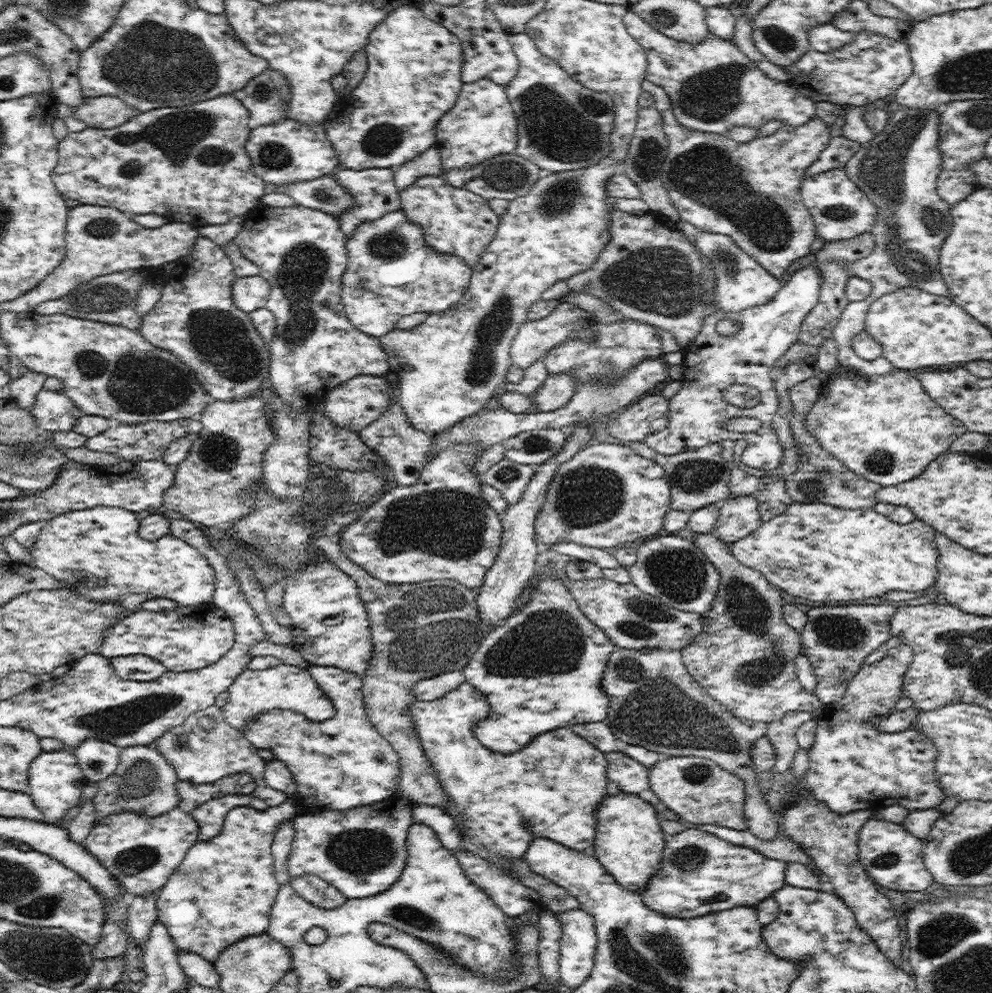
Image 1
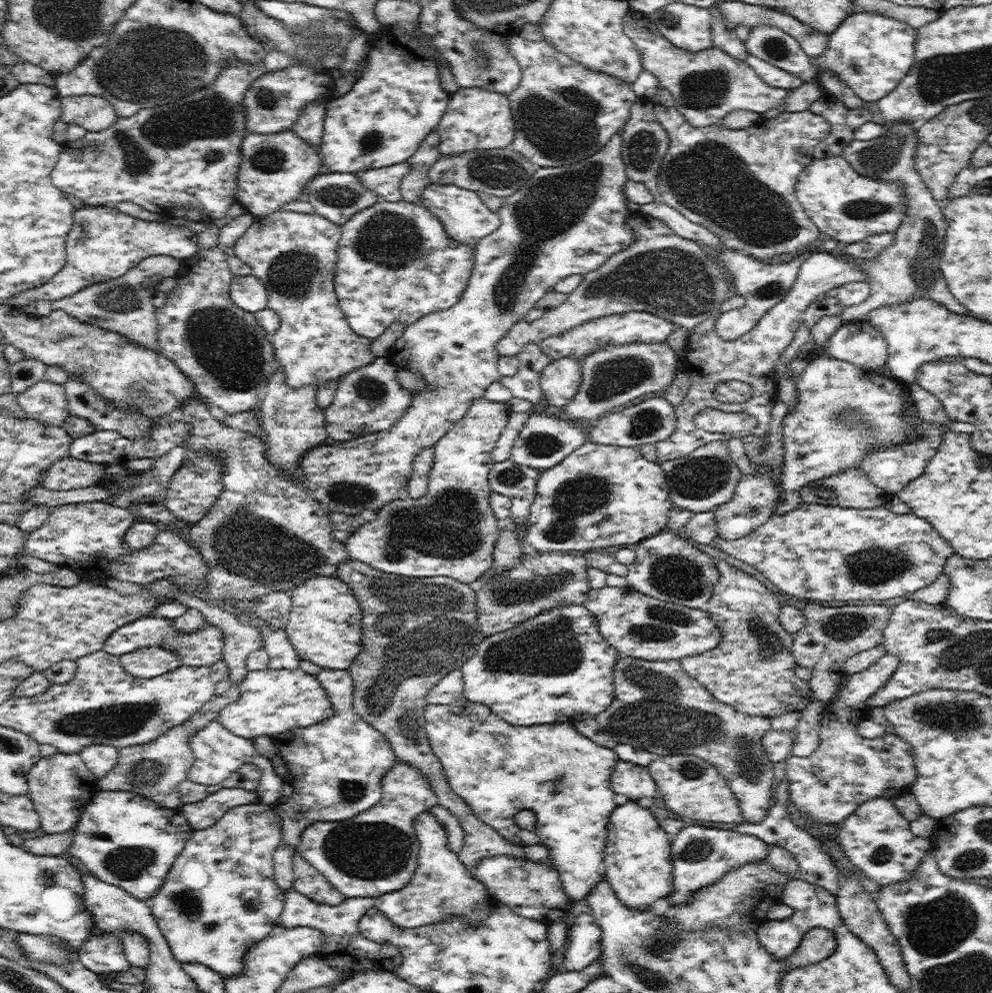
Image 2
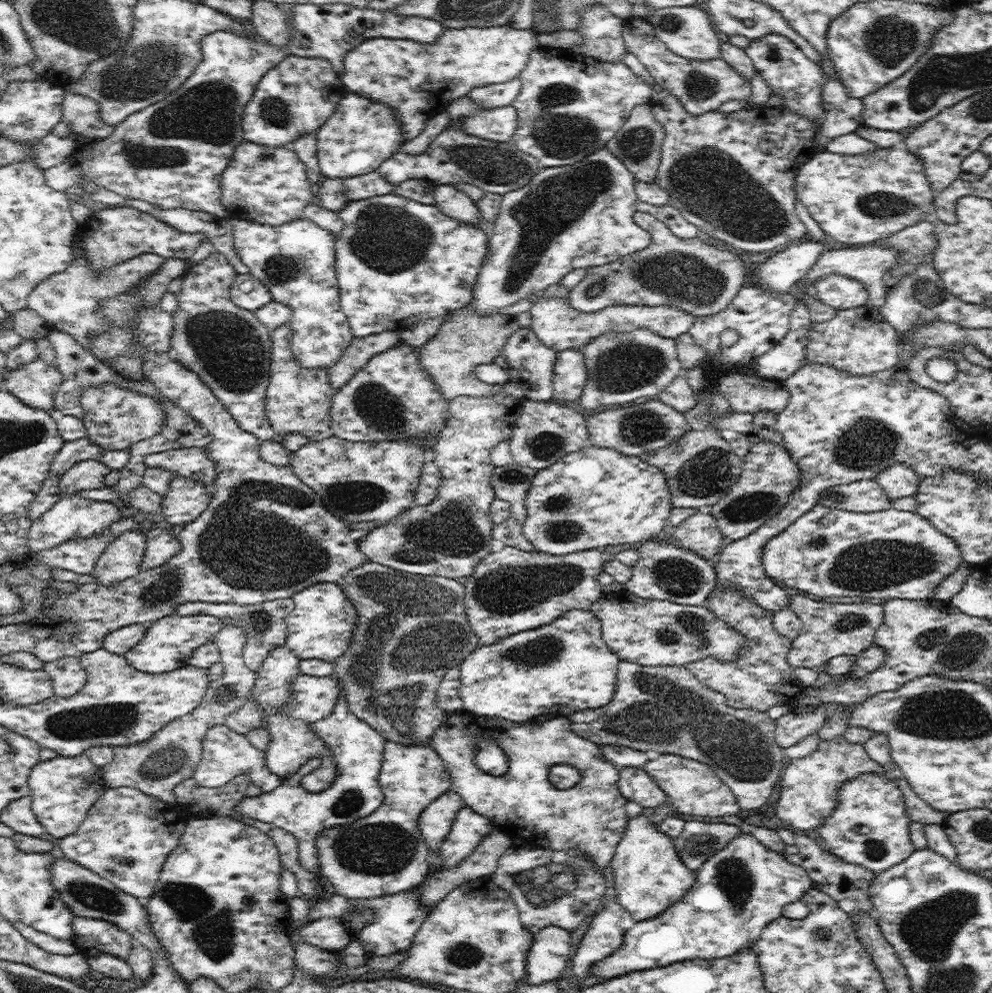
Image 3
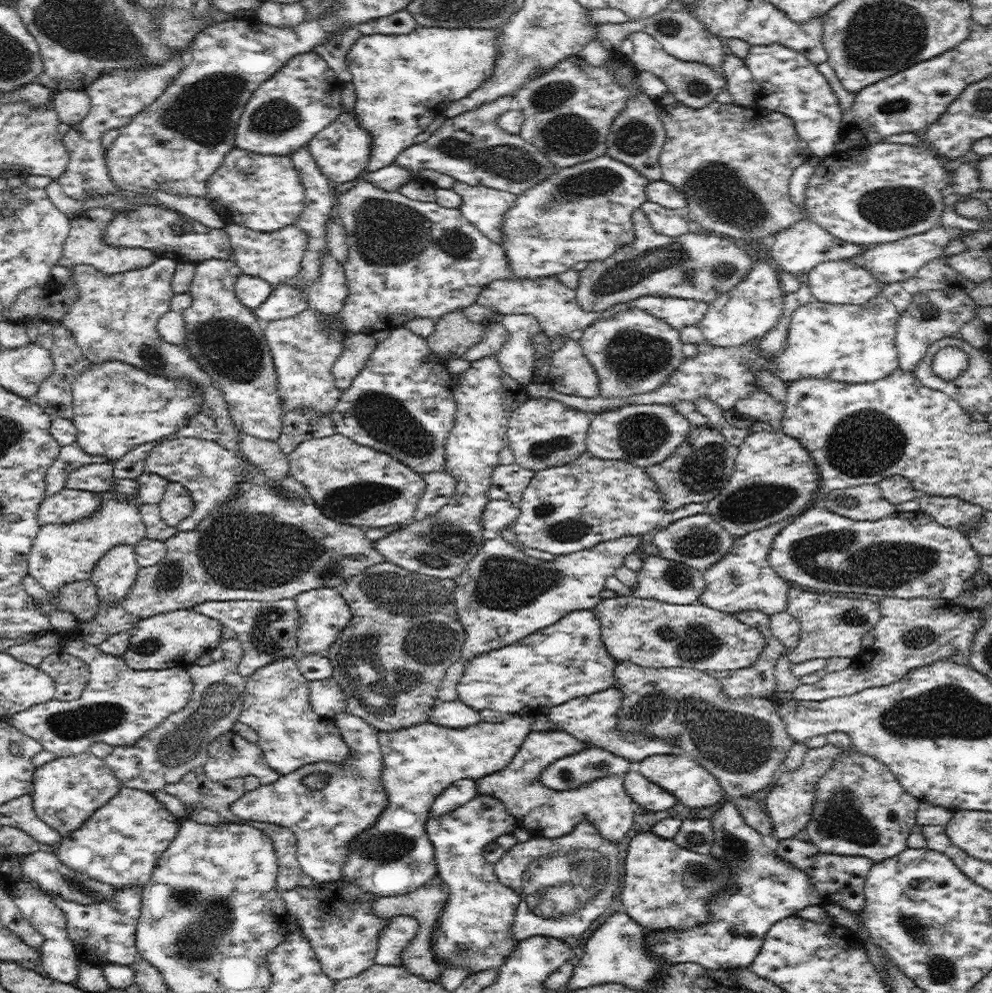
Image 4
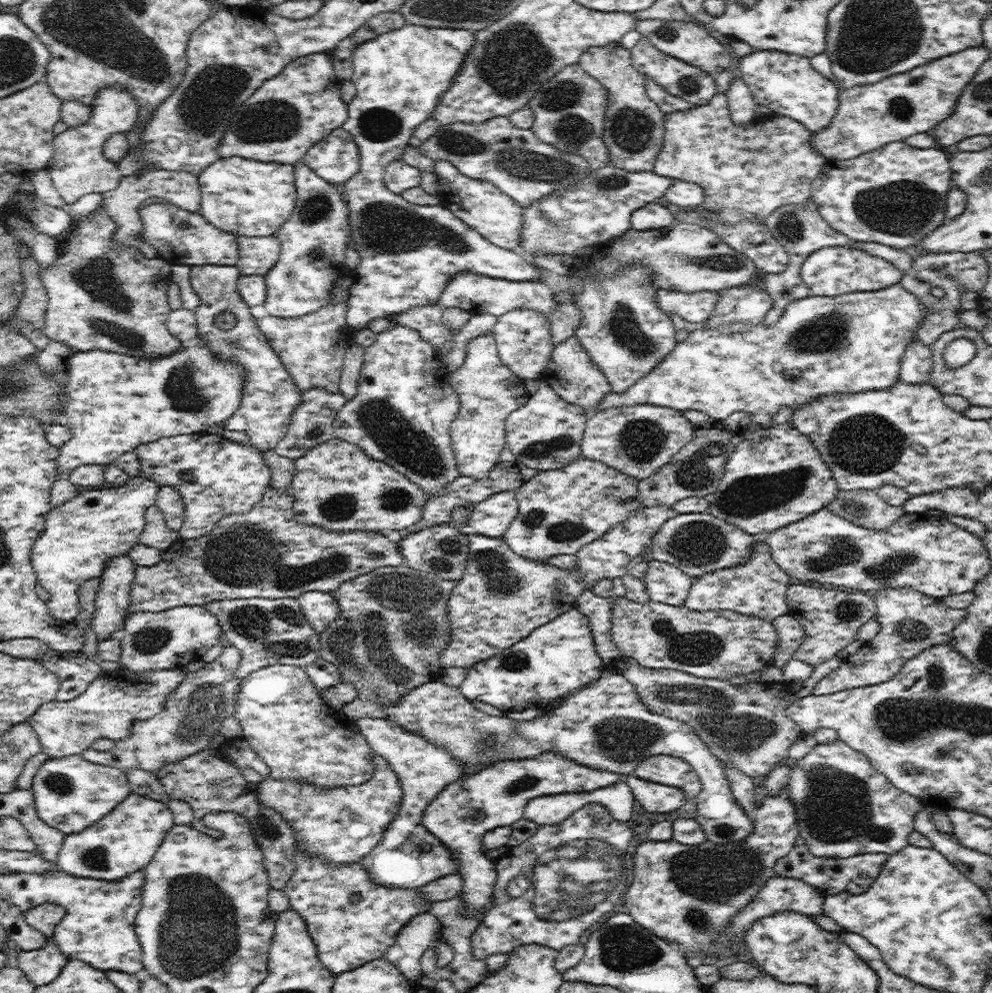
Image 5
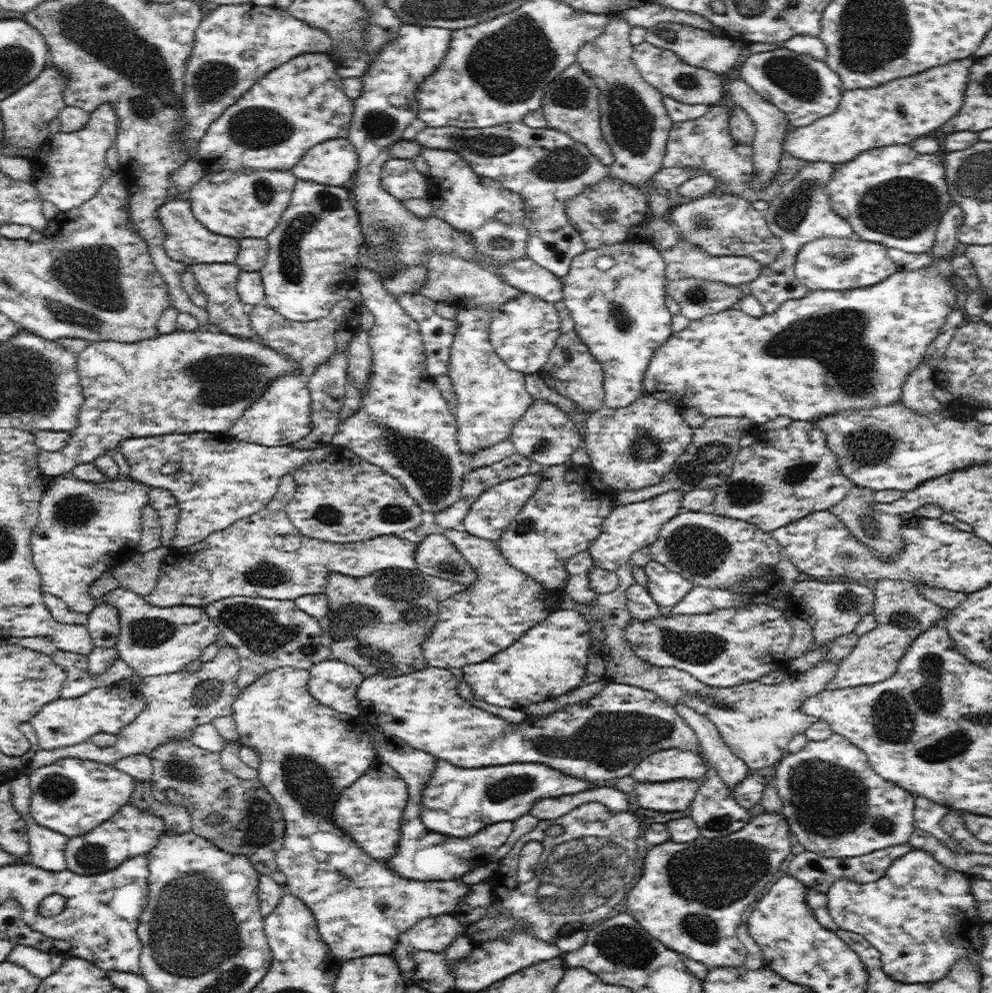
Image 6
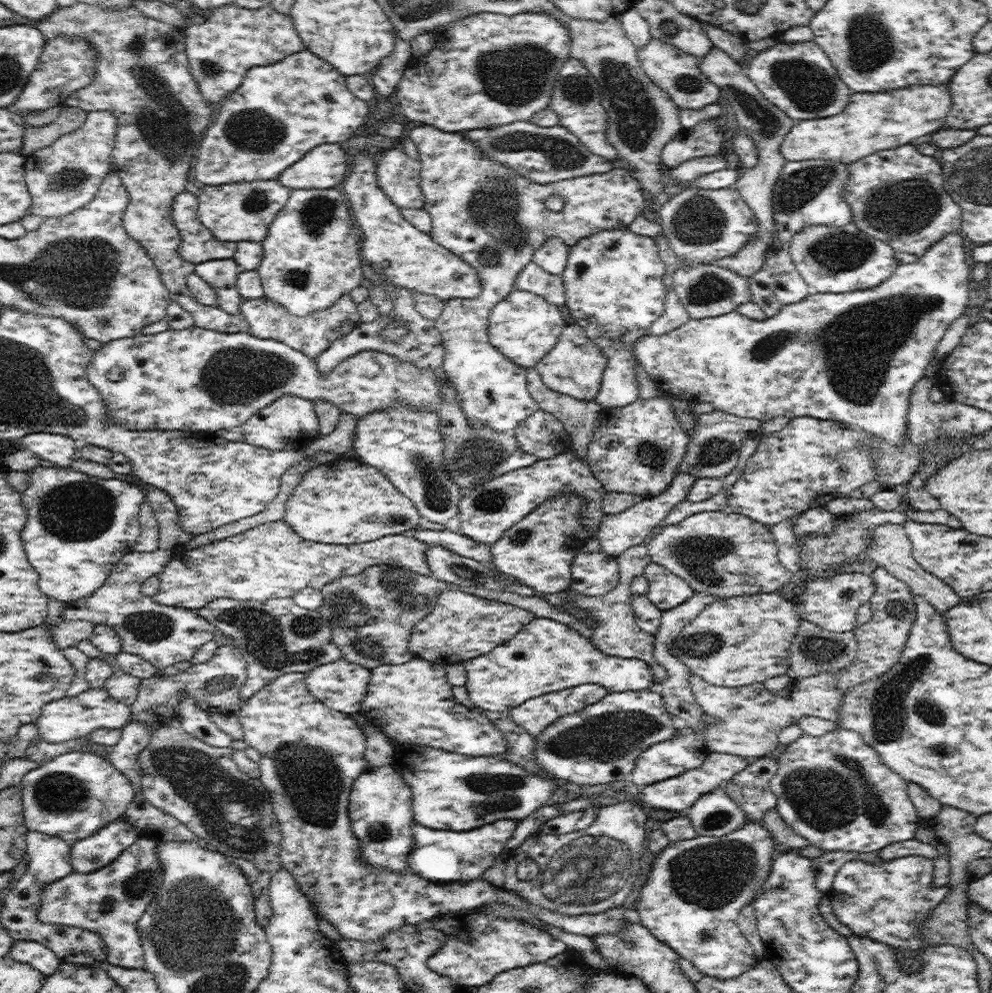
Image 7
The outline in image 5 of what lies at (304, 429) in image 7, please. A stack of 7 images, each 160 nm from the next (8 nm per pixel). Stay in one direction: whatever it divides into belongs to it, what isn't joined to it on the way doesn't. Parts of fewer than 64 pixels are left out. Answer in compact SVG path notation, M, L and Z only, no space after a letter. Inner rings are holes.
M192 266L190 282L200 297L196 310L198 336L221 362L237 362L245 370L246 384L240 406L224 426L228 430L246 433L254 447L267 451L275 448L288 430L294 409L301 403L302 391L294 383L280 357L257 326L249 307L238 292L241 273L236 266Z

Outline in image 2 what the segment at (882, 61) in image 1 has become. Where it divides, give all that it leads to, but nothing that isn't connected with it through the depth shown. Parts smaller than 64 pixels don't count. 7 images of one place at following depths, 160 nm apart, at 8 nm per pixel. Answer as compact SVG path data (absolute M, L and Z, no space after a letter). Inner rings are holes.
M855 11L830 33L826 51L813 58L818 66L818 78L820 72L829 68L864 102L877 102L890 94L909 74L915 61L916 37L917 29L896 18L877 11Z

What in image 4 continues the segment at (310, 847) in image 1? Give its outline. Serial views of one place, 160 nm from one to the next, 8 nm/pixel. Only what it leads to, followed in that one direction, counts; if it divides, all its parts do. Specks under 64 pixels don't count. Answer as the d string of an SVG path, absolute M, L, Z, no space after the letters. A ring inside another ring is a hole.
M512 715L512 718L498 723L480 721L470 728L446 728L434 723L424 723L400 730L379 731L378 740L383 755L381 781L388 793L388 804L378 820L357 834L347 846L349 850L346 866L342 869L340 880L353 882L359 888L376 897L406 894L425 885L437 874L434 845L426 830L426 821L432 803L453 782L462 779L488 778L493 773L502 771L514 760L526 736L532 732L531 726L536 716Z

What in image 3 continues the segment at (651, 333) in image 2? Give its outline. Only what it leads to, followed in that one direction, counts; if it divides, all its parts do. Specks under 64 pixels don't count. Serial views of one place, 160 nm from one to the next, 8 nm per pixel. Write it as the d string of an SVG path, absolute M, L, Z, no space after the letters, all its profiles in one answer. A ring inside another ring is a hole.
M528 296L531 300L531 329L538 340L548 348L560 352L569 348L582 348L587 342L610 332L633 332L638 328L653 331L654 334L666 338L678 338L688 332L696 317L686 311L662 304L661 306L615 305L598 310L594 313L576 311L570 307L569 300L563 298L548 298Z

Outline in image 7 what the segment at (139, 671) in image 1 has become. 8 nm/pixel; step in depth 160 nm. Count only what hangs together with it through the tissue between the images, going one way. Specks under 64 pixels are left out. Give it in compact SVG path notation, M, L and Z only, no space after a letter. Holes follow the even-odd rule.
M156 549L154 552L141 553L132 551L126 553L116 566L112 569L110 576L106 582L94 591L94 594L86 598L71 600L64 605L62 618L65 621L85 620L95 624L107 624L111 626L118 636L123 640L123 651L130 654L136 654L147 660L152 666L156 667L159 672L176 664L176 662L184 662L184 660L192 660L192 656L196 651L212 640L212 632L215 626L202 618L197 612L182 607L167 607L166 605L156 602L152 597L145 595L141 590L143 582L150 577L159 575L172 558L172 551L166 549Z

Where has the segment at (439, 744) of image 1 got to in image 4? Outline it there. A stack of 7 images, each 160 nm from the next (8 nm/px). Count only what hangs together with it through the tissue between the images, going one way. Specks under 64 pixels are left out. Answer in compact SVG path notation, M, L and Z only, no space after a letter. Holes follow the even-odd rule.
M546 730L546 731L532 731L526 736L525 742L520 746L518 754L516 754L514 760L503 768L502 771L493 773L488 778L475 779L477 793L480 795L490 795L501 801L506 807L508 814L511 814L514 818L515 828L527 828L530 834L535 836L545 836L546 838L560 838L568 834L579 822L589 820L600 832L604 838L607 838L612 845L616 846L618 843L628 834L628 830L634 822L634 809L635 807L632 798L626 793L624 782L624 774L618 773L608 775L604 778L599 778L597 781L589 782L586 786L580 786L578 789L562 790L558 792L556 790L550 790L546 786L542 786L539 778L541 772L560 758L566 756L578 754L584 750L587 750L584 742L578 742L578 738L566 734L560 730Z

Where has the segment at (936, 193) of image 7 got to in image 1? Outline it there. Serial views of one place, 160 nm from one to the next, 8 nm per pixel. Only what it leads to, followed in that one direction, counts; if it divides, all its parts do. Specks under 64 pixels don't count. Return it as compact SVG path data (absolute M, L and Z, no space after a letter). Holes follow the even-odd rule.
M844 167L804 177L800 194L805 208L814 219L817 236L827 241L854 238L869 232L875 223L877 206L850 180Z

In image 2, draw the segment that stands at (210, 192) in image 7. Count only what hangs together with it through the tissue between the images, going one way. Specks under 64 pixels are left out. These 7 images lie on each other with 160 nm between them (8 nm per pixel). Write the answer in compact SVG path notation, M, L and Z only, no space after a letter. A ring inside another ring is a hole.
M292 128L281 133L249 133L241 144L243 156L237 172L236 202L256 218L267 217L286 204L304 197L305 186L324 171L318 149L303 141Z

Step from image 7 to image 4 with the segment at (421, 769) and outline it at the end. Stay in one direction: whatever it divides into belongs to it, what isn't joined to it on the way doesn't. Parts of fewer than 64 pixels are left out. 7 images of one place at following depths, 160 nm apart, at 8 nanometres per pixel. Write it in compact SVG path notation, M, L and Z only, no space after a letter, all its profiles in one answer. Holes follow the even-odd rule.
M587 748L578 754L560 758L546 767L539 781L550 790L562 792L578 789L608 775L625 774L630 770L630 765L631 762L610 754L608 750ZM480 793L448 814L427 819L426 830L434 845L437 874L449 888L448 899L437 920L437 931L433 934L435 961L469 966L470 974L486 969L498 971L519 943L513 937L513 924L521 898L513 888L498 880L493 866L483 855L486 845L516 829L514 821L500 800Z

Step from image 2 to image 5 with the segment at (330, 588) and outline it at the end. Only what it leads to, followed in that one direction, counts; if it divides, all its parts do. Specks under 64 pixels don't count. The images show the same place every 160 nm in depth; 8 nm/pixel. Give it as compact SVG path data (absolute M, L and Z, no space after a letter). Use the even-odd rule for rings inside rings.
M310 591L296 598L304 616L320 635L341 614L341 608L333 593Z

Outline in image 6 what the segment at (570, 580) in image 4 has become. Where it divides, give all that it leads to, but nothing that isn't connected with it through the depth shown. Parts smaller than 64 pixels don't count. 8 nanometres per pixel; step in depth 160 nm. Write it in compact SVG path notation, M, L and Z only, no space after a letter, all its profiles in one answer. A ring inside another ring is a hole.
M671 490L650 500L614 505L602 523L600 536L593 540L588 548L593 556L593 563L604 570L616 571L619 566L626 564L637 550L649 547L658 538L662 526L682 511L683 494L681 490ZM446 529L443 535L446 535L454 543L460 554L476 571L477 577L464 590L439 603L438 620L435 622L431 633L427 634L426 642L423 642L422 645L423 657L430 666L451 669L484 662L497 652L512 646L530 627L548 618L559 609L560 593L563 591L546 588L526 573L508 564L506 557L500 552L495 541L478 538L466 531L456 529Z

